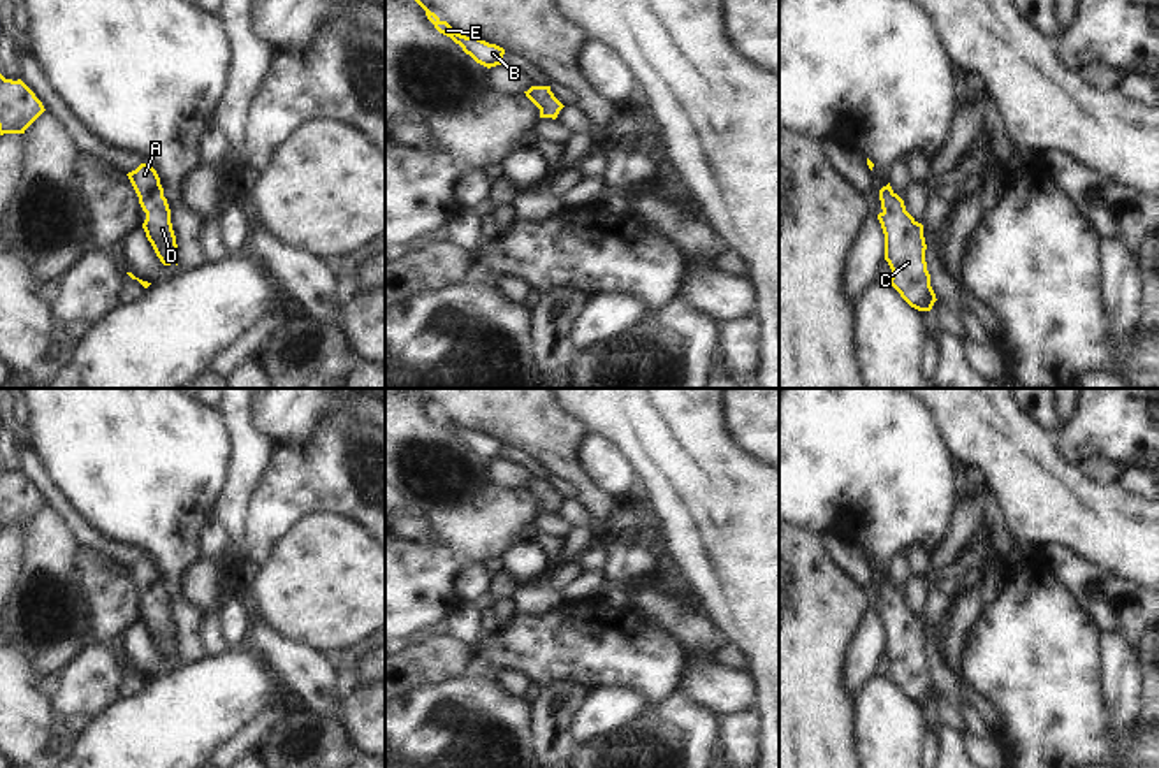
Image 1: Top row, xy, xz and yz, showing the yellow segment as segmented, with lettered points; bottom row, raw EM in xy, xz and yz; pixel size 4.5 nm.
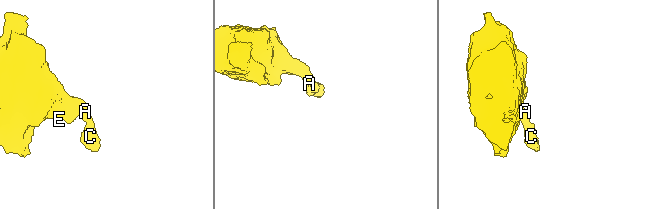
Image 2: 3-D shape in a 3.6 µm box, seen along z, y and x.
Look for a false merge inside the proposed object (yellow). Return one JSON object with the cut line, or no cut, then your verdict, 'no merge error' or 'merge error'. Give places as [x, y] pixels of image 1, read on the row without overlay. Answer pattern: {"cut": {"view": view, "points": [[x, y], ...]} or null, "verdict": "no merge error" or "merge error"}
{"cut": null, "verdict": "no merge error"}

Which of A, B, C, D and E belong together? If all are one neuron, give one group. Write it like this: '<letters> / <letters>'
A B C D E

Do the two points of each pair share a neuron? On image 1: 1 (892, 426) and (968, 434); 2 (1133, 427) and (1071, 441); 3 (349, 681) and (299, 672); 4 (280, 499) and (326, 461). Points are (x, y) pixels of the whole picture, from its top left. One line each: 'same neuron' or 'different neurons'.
1: different neurons
2: same neuron
3: different neurons
4: same neuron

